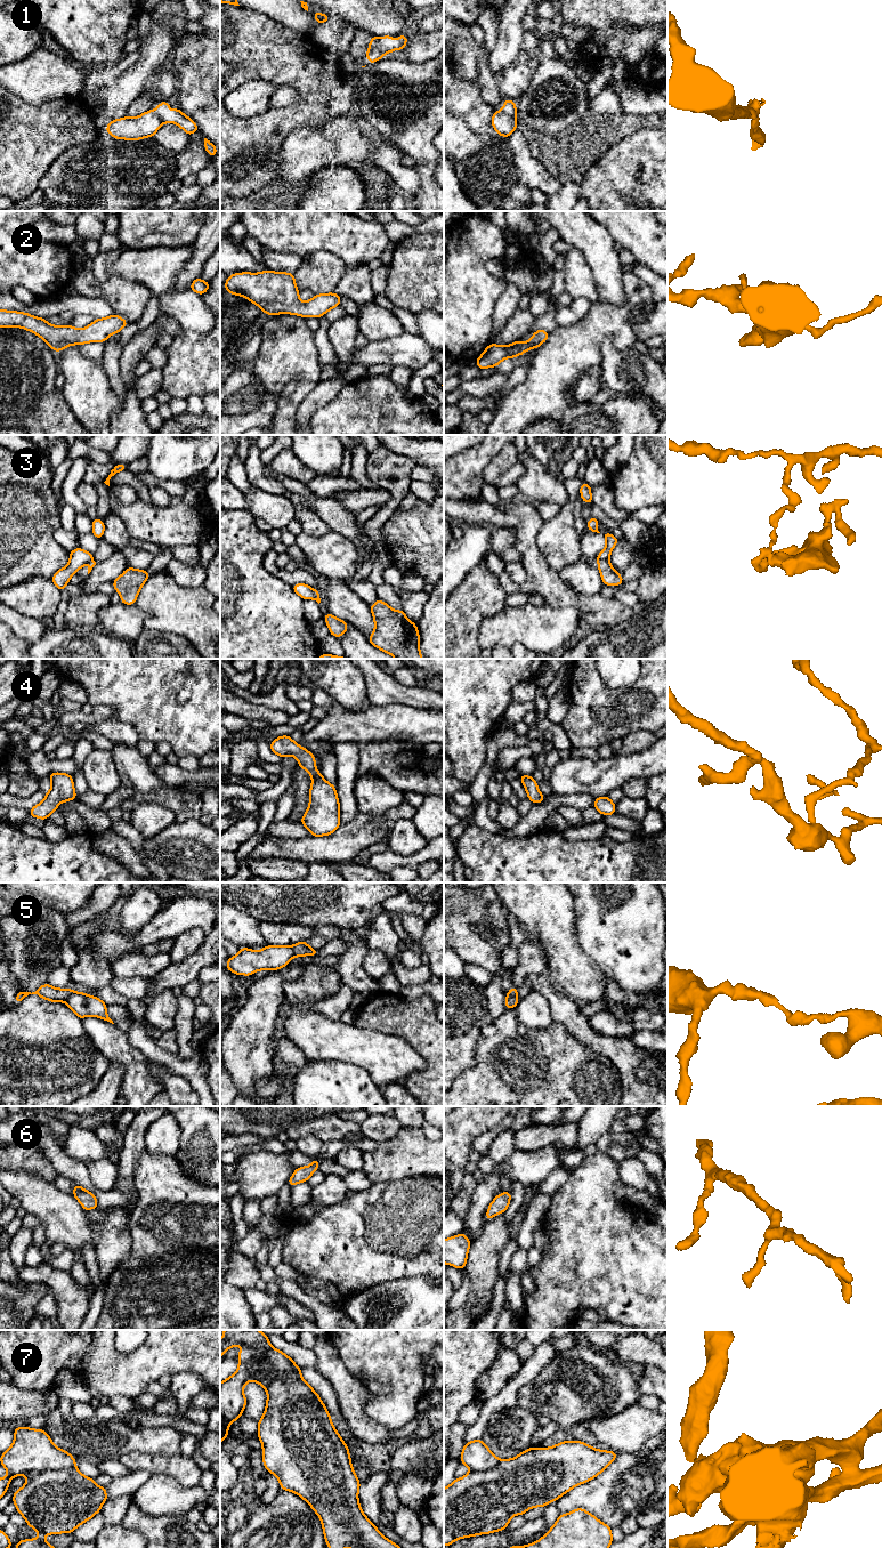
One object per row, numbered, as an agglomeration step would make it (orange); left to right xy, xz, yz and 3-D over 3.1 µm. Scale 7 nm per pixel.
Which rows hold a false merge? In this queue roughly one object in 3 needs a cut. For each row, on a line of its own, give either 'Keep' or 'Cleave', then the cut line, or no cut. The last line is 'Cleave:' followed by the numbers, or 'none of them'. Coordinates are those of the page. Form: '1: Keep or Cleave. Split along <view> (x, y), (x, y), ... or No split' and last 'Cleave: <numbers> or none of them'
1: Cleave. Split along xz (379, 38), (378, 43), (369, 49)
2: Keep. No split
3: Cleave. Split along yz (598, 559), (607, 561)
4: Keep. No split
5: Cleave. Split along xy (73, 991), (65, 1001)
6: Keep. No split
7: Keep. No split
Cleave: 1, 3, 5

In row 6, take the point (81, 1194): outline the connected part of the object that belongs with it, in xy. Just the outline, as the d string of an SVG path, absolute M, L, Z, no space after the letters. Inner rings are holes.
M75 1184L73 1196L81 1203L84 1211L98 1208L98 1201L94 1193L84 1190L81 1185Z

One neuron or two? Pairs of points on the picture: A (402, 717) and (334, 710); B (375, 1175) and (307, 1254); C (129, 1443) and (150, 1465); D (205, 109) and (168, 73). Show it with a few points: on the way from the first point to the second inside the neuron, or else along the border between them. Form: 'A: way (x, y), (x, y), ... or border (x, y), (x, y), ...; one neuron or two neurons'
A: way (385, 720), (352, 720); one neuron
B: border (398, 1179), (372, 1184); two neurons
C: border (162, 1453), (127, 1452), (118, 1459); two neurons
D: border (170, 64), (176, 80), (176, 91); two neurons

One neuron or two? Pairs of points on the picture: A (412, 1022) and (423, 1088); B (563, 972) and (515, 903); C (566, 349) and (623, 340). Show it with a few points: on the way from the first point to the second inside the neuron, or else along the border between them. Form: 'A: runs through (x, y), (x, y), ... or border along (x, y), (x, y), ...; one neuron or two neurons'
A: runs through (428, 1038), (431, 1041), (431, 1072); one neuron
B: runs through (563, 954), (561, 948), (532, 918); one neuron
C: runs through (581, 343), (593, 330), (609, 330); one neuron

